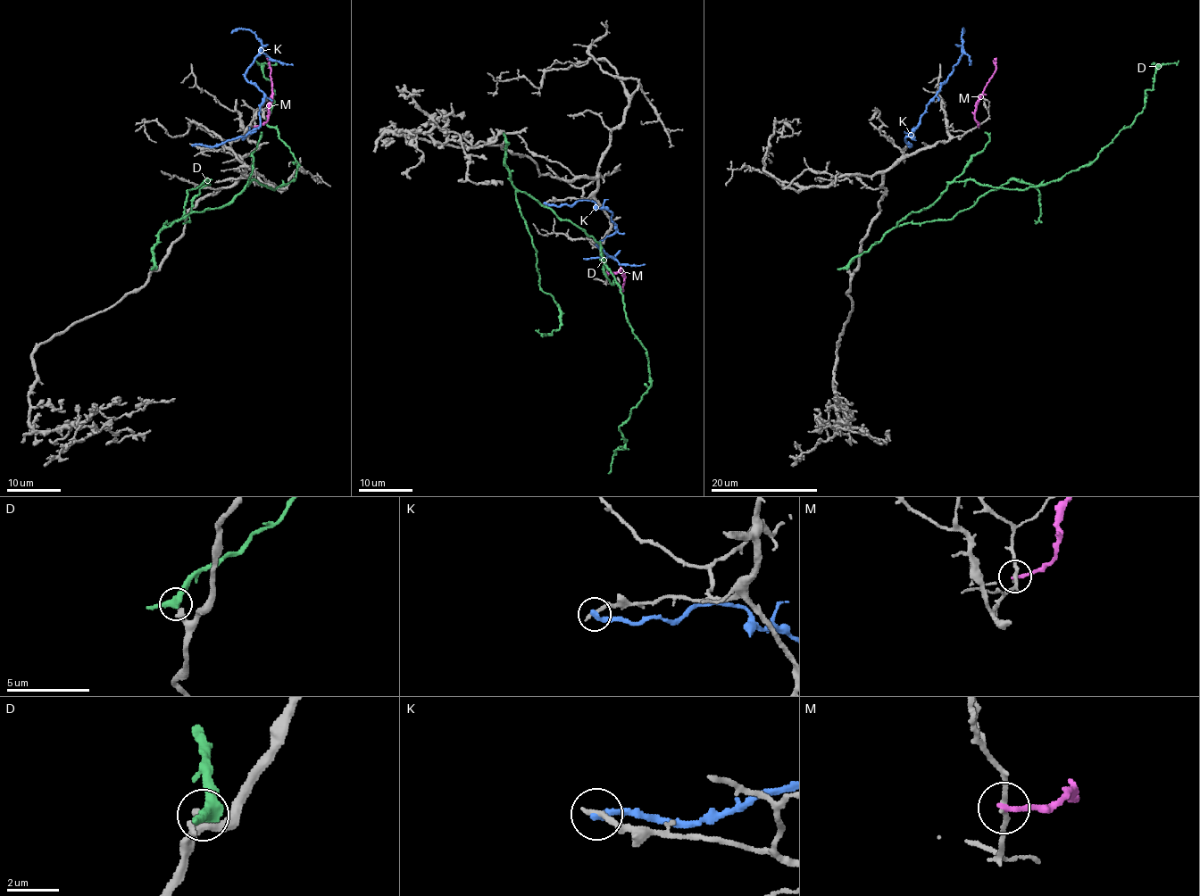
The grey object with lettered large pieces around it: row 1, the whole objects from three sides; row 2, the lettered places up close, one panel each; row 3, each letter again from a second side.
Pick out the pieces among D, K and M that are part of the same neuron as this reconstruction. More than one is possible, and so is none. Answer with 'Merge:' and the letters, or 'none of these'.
Merge: none of these

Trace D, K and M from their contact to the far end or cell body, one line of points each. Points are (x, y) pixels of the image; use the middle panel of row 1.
D: (505, 142), (516, 187), (600, 245), (645, 351), (650, 385), (619, 426), (626, 442), (608, 473)
K: (545, 203), (557, 206), (587, 200), (612, 214), (611, 219), (616, 230), (597, 245), (613, 257), (583, 259)
M: (607, 273), (615, 273), (619, 269), (623, 272), (623, 289), (619, 289)

